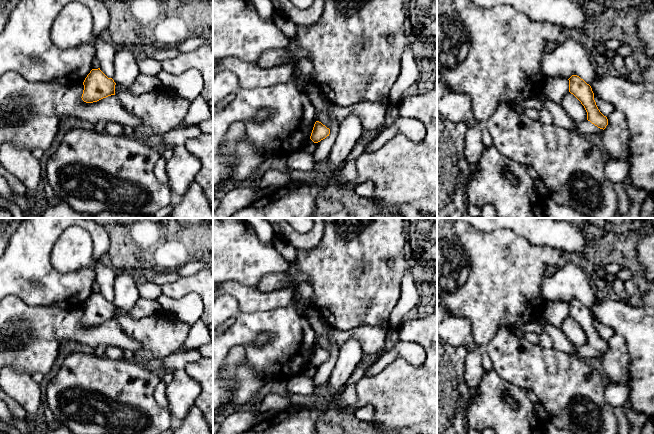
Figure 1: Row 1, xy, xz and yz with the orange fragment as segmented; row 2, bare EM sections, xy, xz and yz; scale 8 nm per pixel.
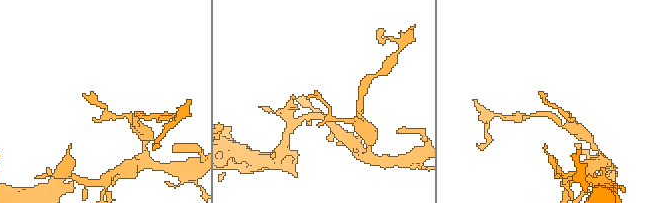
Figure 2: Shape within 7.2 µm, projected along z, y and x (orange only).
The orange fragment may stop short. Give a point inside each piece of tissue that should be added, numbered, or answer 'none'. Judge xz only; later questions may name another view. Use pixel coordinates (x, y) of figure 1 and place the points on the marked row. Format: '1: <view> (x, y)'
none

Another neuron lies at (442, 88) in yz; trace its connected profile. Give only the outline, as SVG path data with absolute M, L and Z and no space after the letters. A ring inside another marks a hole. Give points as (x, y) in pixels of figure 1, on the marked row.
M437 80L437 101L450 91L451 88L447 83Z

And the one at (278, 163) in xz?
M275 156L267 160L259 169L254 173L253 176L262 177L265 173L270 170L278 170L280 172L290 172L290 168L287 164L287 157Z

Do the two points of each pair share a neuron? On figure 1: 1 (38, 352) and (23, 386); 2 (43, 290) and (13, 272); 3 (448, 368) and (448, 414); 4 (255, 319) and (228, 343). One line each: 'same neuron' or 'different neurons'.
1: different neurons
2: same neuron
3: same neuron
4: same neuron

